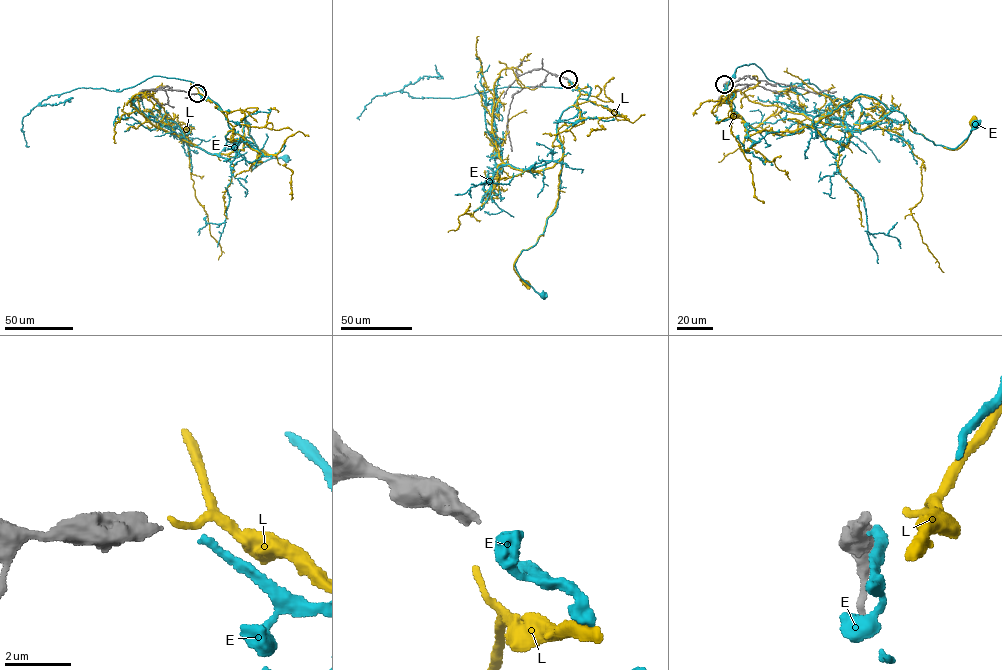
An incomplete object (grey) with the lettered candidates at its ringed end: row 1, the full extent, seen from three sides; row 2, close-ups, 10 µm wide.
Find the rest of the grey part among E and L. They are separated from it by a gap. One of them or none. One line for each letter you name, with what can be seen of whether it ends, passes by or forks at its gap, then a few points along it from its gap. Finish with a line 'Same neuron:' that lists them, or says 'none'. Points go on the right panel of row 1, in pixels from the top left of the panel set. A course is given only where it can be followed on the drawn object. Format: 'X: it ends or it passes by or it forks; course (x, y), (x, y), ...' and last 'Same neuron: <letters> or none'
E: it ends; course (724, 84), (746, 123), (778, 134), (859, 94), (901, 112), (936, 145), (957, 147), (976, 125)
Same neuron: E

